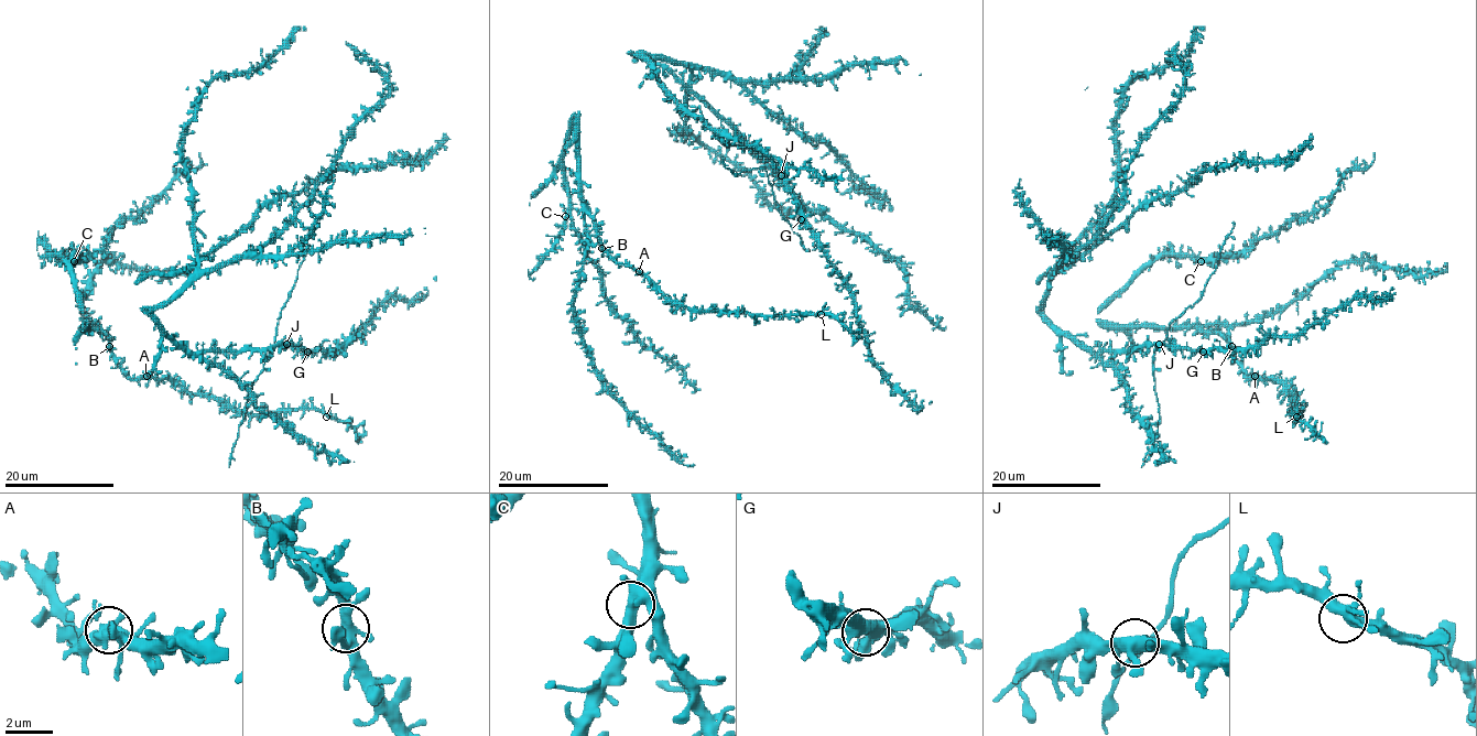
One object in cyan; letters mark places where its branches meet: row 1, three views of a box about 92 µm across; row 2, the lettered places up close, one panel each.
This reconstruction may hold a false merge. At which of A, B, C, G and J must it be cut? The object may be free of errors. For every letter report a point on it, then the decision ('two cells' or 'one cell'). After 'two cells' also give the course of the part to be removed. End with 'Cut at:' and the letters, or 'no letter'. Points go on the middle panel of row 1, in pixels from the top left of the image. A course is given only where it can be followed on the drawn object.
A: (639, 271) | one cell
B: (601, 248) | one cell
C: (565, 216) | one cell
G: (801, 219) | one cell
J: (781, 175) | one cell
Cut at: no letter

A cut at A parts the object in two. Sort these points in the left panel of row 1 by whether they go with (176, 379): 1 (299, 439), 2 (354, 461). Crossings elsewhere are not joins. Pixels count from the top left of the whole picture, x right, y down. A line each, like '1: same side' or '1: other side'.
1: other side
2: other side

